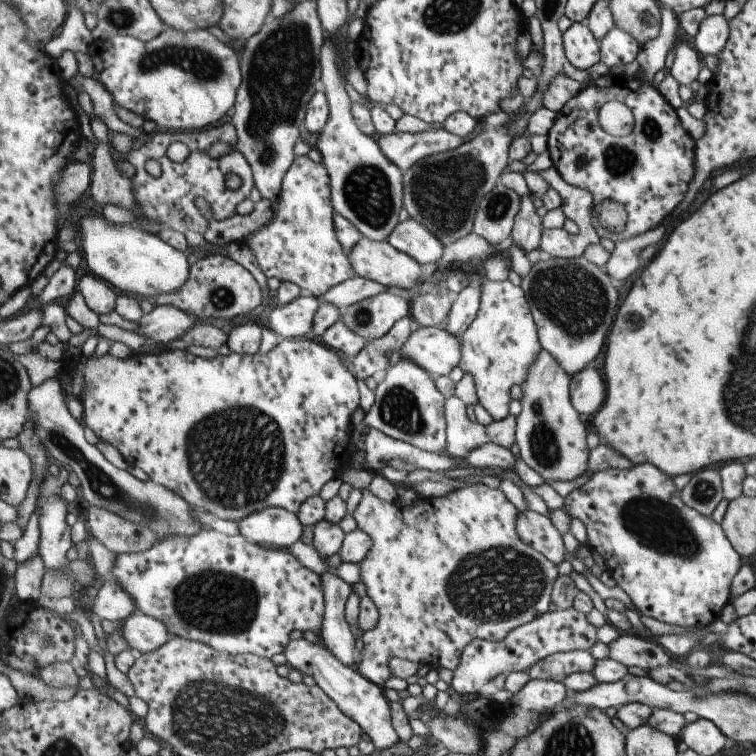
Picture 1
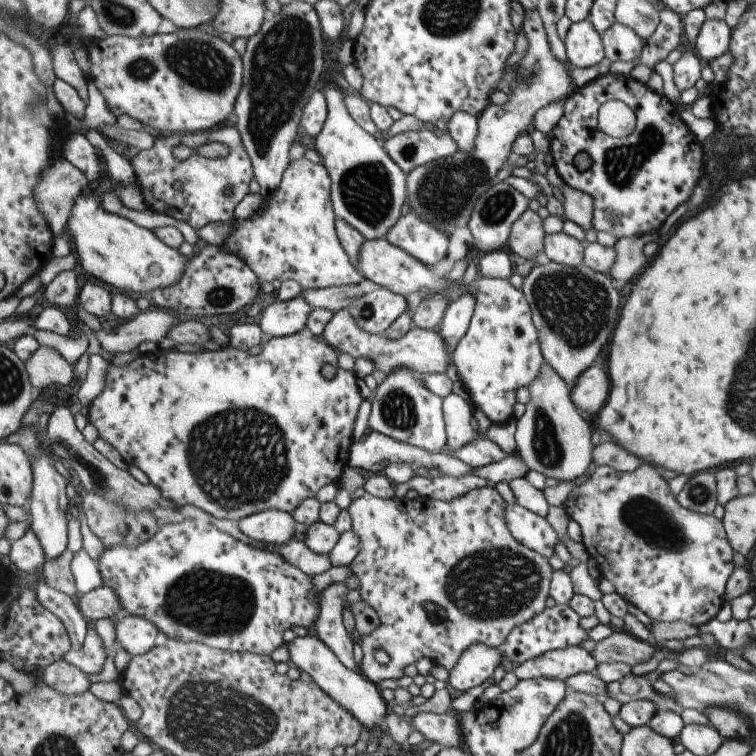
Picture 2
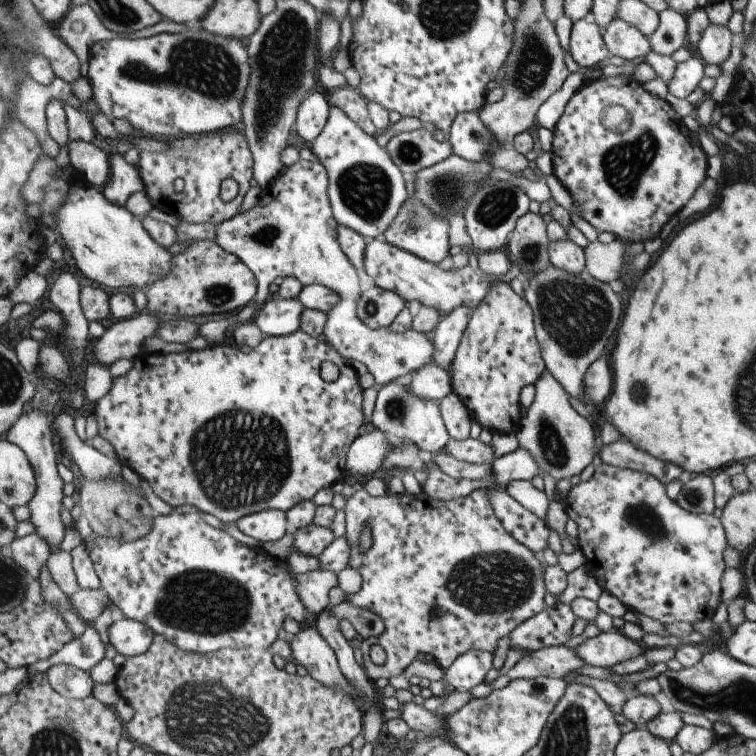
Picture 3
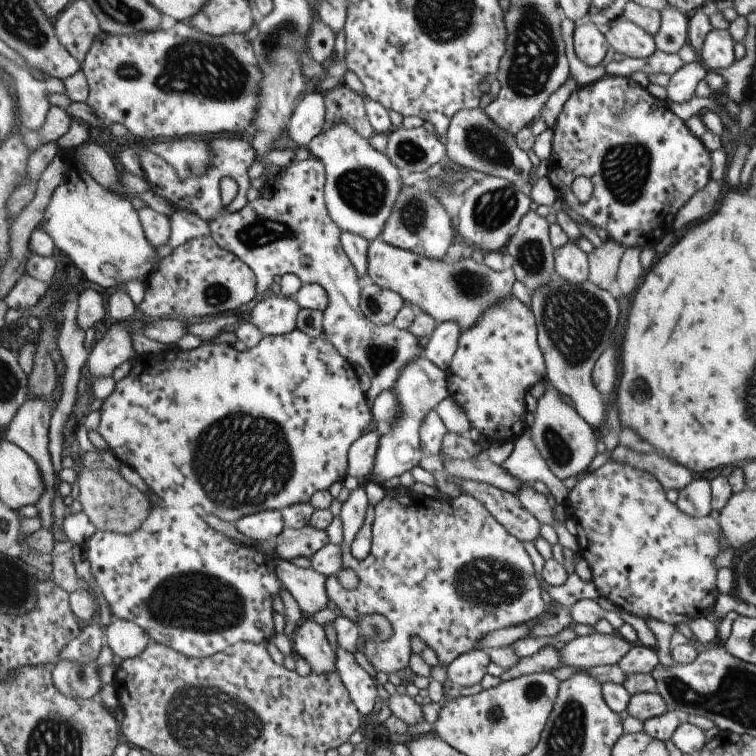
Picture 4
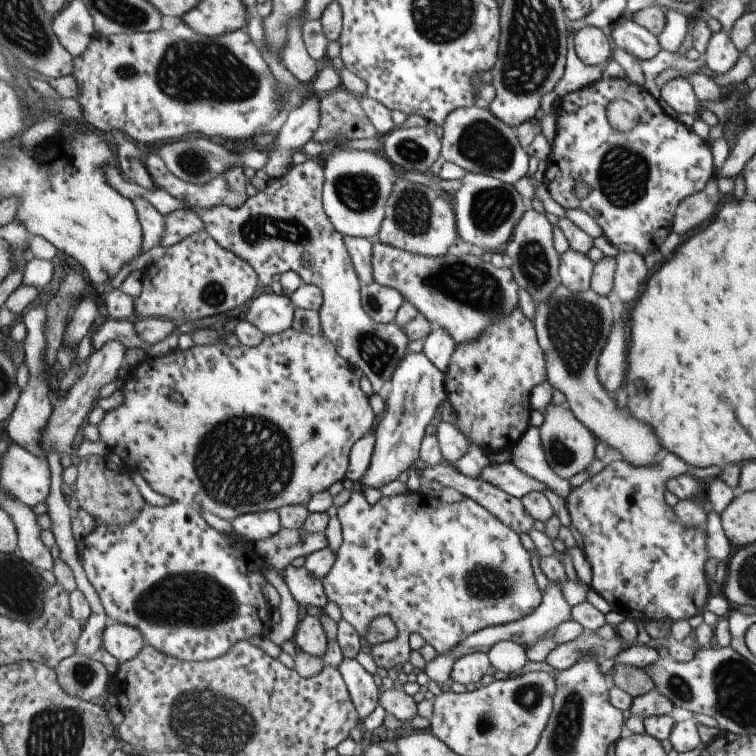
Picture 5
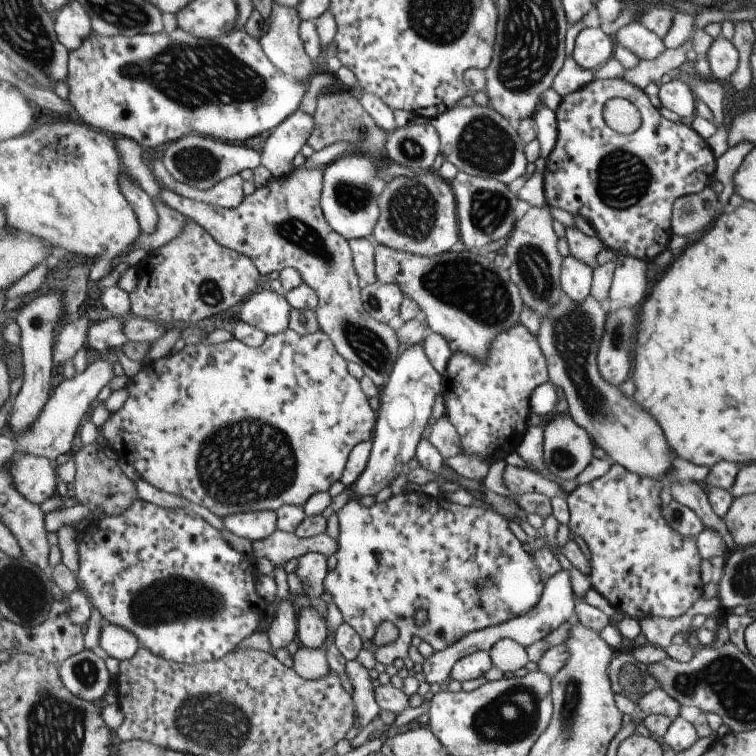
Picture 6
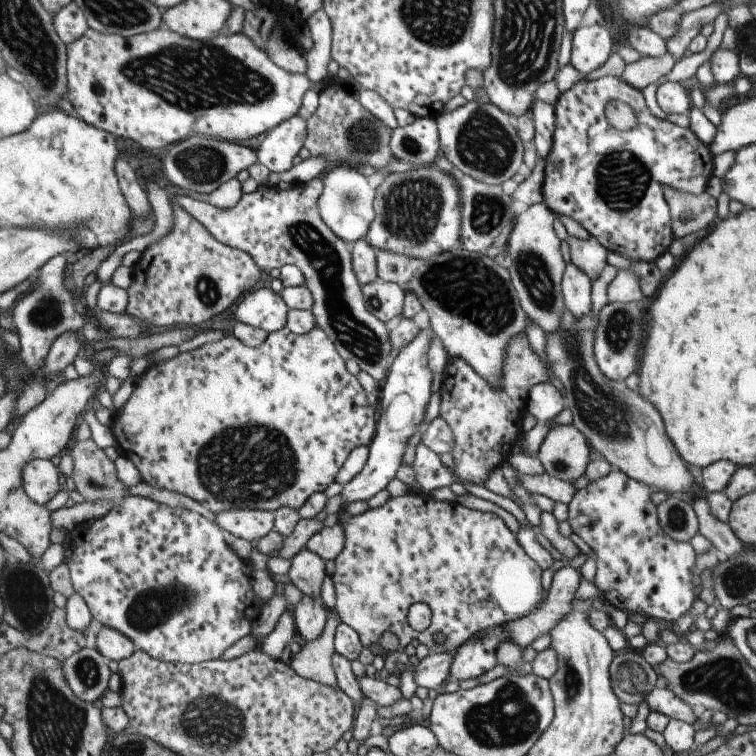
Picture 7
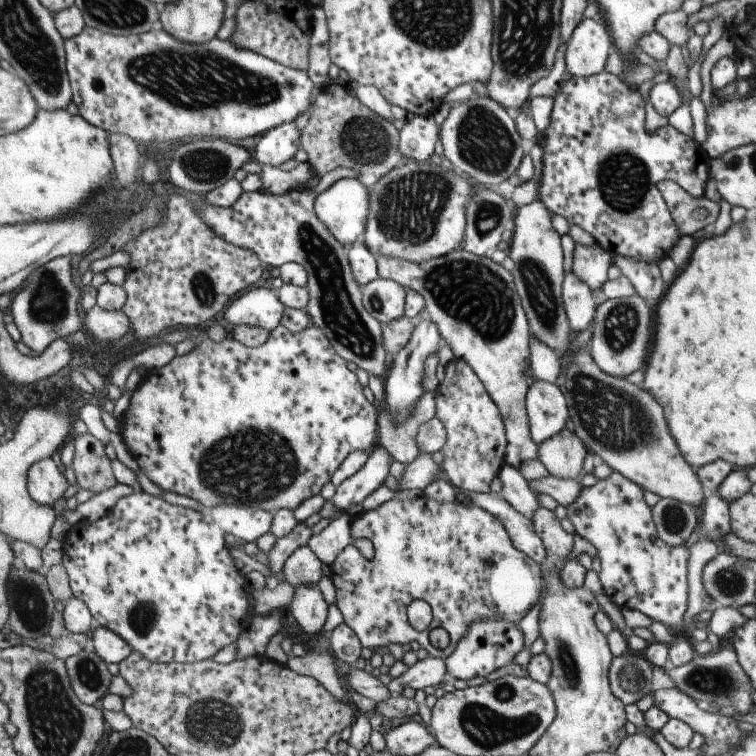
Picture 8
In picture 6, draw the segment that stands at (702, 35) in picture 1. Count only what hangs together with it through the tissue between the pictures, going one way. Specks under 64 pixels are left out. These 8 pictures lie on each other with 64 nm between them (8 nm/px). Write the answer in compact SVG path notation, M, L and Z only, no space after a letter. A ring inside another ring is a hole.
M718 35L707 49L705 54L711 76L720 83L725 83L731 73L737 68L738 52L723 36Z

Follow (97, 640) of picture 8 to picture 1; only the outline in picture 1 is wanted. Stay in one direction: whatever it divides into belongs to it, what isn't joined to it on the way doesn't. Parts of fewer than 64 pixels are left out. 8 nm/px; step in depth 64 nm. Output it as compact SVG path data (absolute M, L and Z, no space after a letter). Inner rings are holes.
M141 610L129 616L123 624L123 636L135 655L163 648L172 637L169 626L165 622Z

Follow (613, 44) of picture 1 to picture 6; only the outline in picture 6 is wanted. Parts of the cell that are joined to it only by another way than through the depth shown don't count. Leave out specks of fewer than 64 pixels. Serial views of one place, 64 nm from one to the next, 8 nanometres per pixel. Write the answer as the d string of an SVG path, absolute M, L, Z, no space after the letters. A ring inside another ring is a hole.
M638 20L618 25L614 37L617 39L617 44L627 48L641 60L653 60L664 49L661 39L647 30Z

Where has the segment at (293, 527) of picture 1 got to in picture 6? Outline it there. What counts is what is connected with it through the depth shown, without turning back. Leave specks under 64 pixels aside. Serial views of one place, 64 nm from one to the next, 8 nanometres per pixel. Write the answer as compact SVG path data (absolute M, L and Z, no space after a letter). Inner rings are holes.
M276 511L246 512L227 516L222 522L235 535L257 542L278 529L278 514Z

